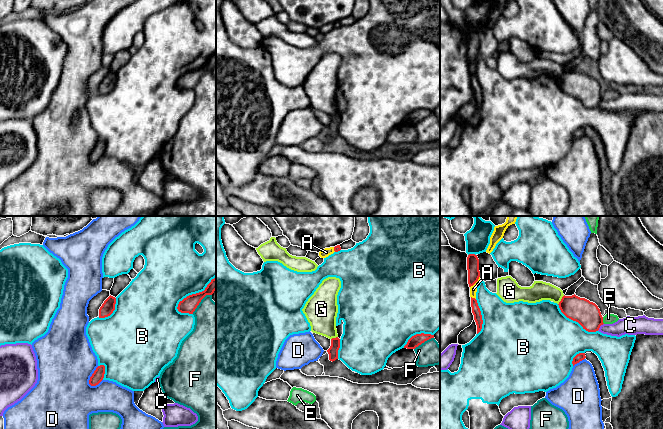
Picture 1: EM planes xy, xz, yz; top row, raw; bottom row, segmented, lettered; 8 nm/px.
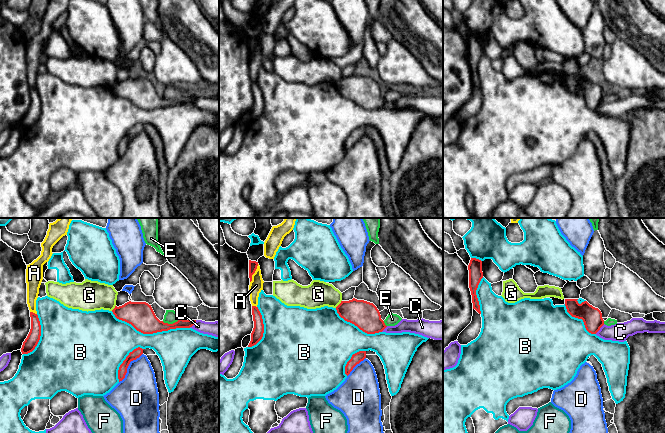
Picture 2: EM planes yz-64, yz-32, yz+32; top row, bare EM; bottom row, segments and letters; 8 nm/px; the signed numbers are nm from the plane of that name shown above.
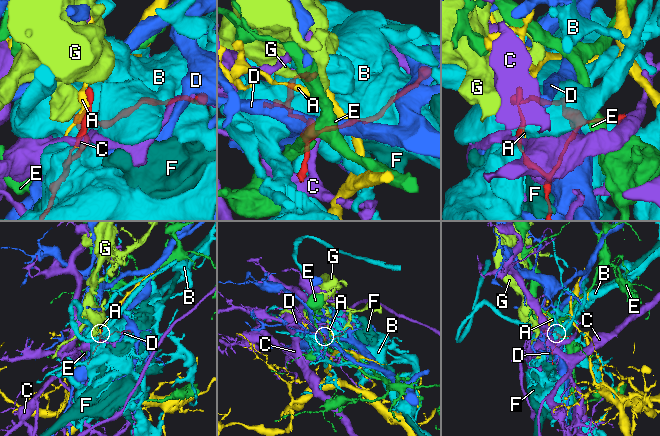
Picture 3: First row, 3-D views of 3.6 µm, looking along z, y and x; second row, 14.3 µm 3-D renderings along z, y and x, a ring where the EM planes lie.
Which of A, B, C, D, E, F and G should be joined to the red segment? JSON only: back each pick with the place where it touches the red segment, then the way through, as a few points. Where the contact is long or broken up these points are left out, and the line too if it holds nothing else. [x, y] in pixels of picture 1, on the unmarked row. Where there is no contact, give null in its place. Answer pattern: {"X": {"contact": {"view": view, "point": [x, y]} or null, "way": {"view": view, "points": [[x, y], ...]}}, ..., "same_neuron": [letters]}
{"same_neuron": []}

